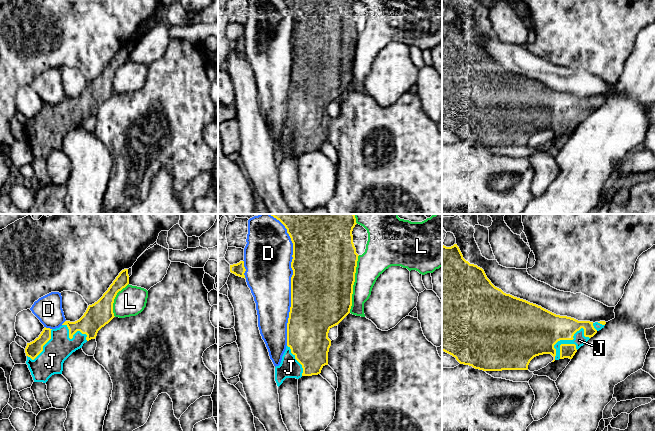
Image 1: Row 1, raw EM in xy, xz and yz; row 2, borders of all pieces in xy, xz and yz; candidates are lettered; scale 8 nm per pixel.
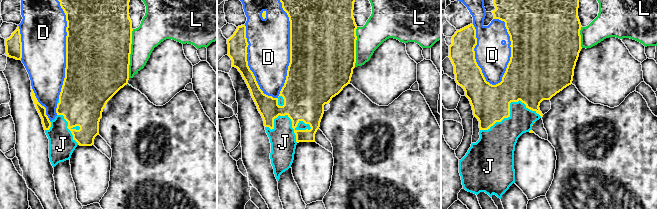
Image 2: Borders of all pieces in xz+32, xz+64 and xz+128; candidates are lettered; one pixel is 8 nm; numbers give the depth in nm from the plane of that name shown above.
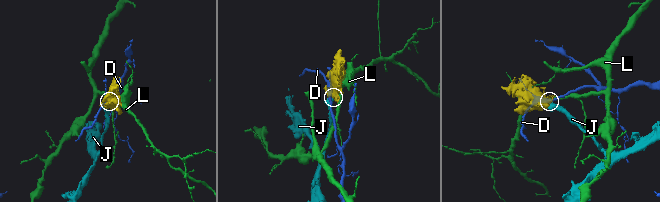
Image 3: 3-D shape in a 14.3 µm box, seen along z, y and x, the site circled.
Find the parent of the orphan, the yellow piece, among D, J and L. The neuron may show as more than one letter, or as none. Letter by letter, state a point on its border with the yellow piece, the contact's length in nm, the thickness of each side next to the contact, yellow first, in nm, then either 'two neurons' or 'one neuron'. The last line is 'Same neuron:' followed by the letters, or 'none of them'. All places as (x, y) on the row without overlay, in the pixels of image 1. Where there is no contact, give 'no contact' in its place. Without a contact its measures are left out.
D: xz (291, 61) | 1000 nm | 500/380 nm | two neurons
J: yz (562, 115) | 340 nm | 400/100 nm | one neuron
L: xz (353, 60) | 480 nm | 500/220 nm | two neurons
Same neuron: J

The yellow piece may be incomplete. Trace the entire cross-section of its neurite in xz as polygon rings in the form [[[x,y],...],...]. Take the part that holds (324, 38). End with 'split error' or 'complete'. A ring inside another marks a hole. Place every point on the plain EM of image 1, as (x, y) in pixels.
[[[283,0],[287,5],[293,19],[293,35],[291,44],[293,51],[291,53],[291,83],[287,99],[287,122],[282,132],[279,142],[275,143],[275,157],[279,163],[286,154],[299,155],[302,152],[312,152],[321,149],[322,144],[328,141],[328,128],[331,122],[331,116],[328,114],[329,106],[338,101],[349,89],[352,82],[353,61],[355,58],[355,49],[358,37],[358,30],[353,19],[352,7],[356,0]]]; split error

